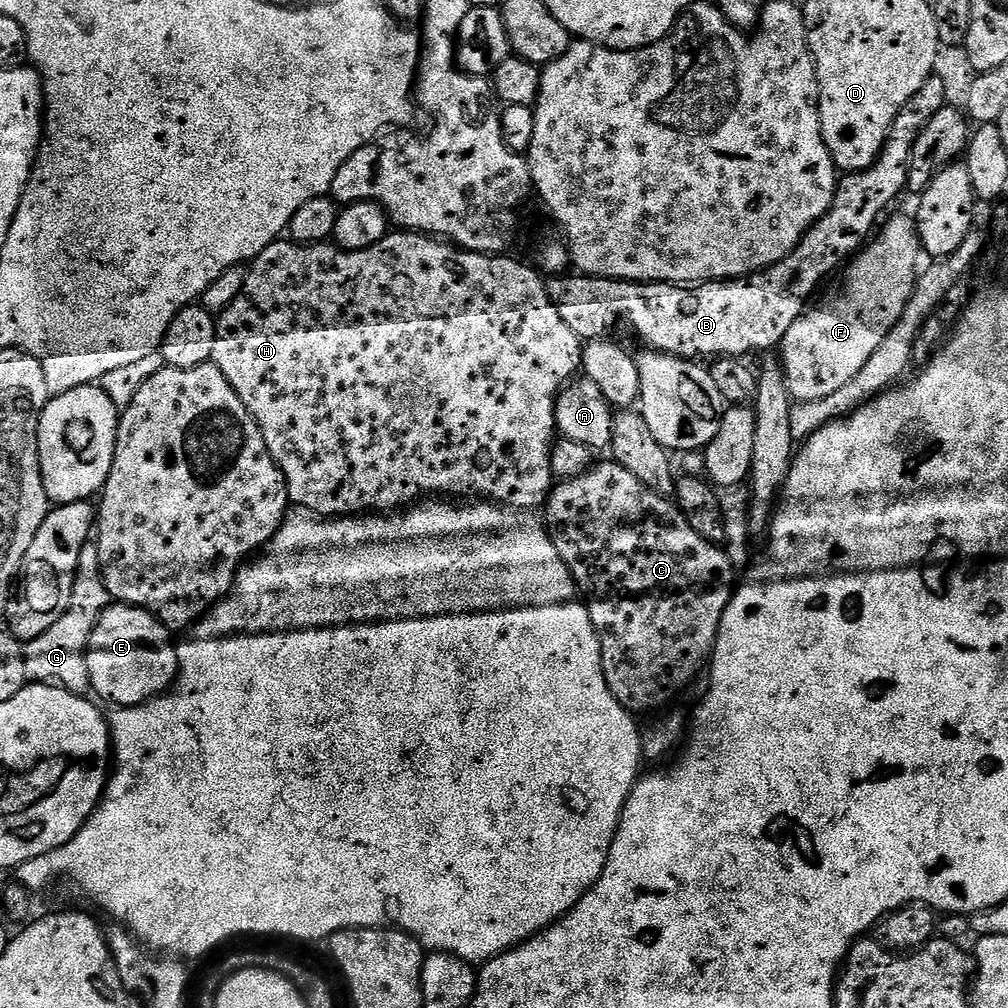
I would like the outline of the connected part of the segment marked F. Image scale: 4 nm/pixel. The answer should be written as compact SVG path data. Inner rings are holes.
M911 215L891 216L883 221L871 243L861 248L843 269L844 285L841 286L840 293L829 304L805 311L804 315L798 318L798 322L794 322L790 330L786 330L783 342L778 345L778 359L784 367L786 390L793 401L808 403L824 399L854 378L869 361L874 350L881 345L886 334L897 325L910 296L914 294L918 273L922 268L922 249L916 221Z

